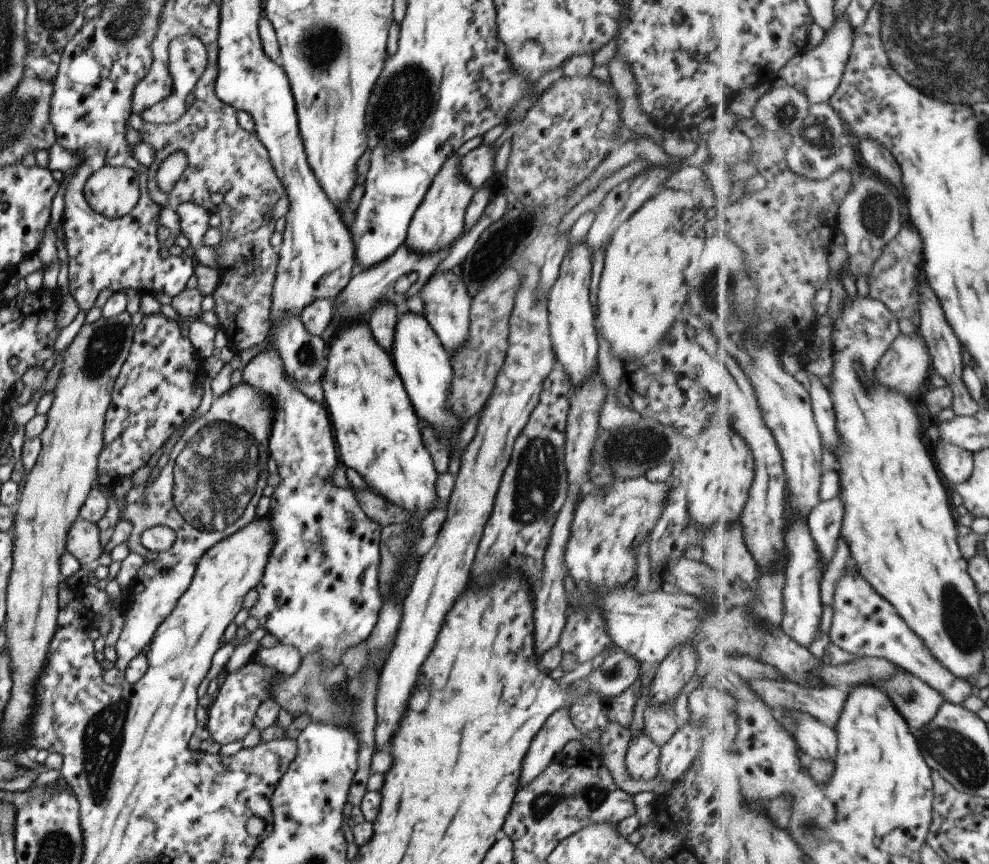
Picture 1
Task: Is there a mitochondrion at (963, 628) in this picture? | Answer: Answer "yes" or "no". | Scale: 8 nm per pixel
yes

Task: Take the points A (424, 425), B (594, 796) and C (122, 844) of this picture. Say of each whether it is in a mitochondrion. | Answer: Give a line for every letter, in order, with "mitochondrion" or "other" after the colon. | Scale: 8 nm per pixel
A: other
B: mitochondrion
C: other

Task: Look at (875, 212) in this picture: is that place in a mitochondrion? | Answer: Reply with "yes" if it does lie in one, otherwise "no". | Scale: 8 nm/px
yes

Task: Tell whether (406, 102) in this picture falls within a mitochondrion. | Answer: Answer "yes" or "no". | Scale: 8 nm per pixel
yes

